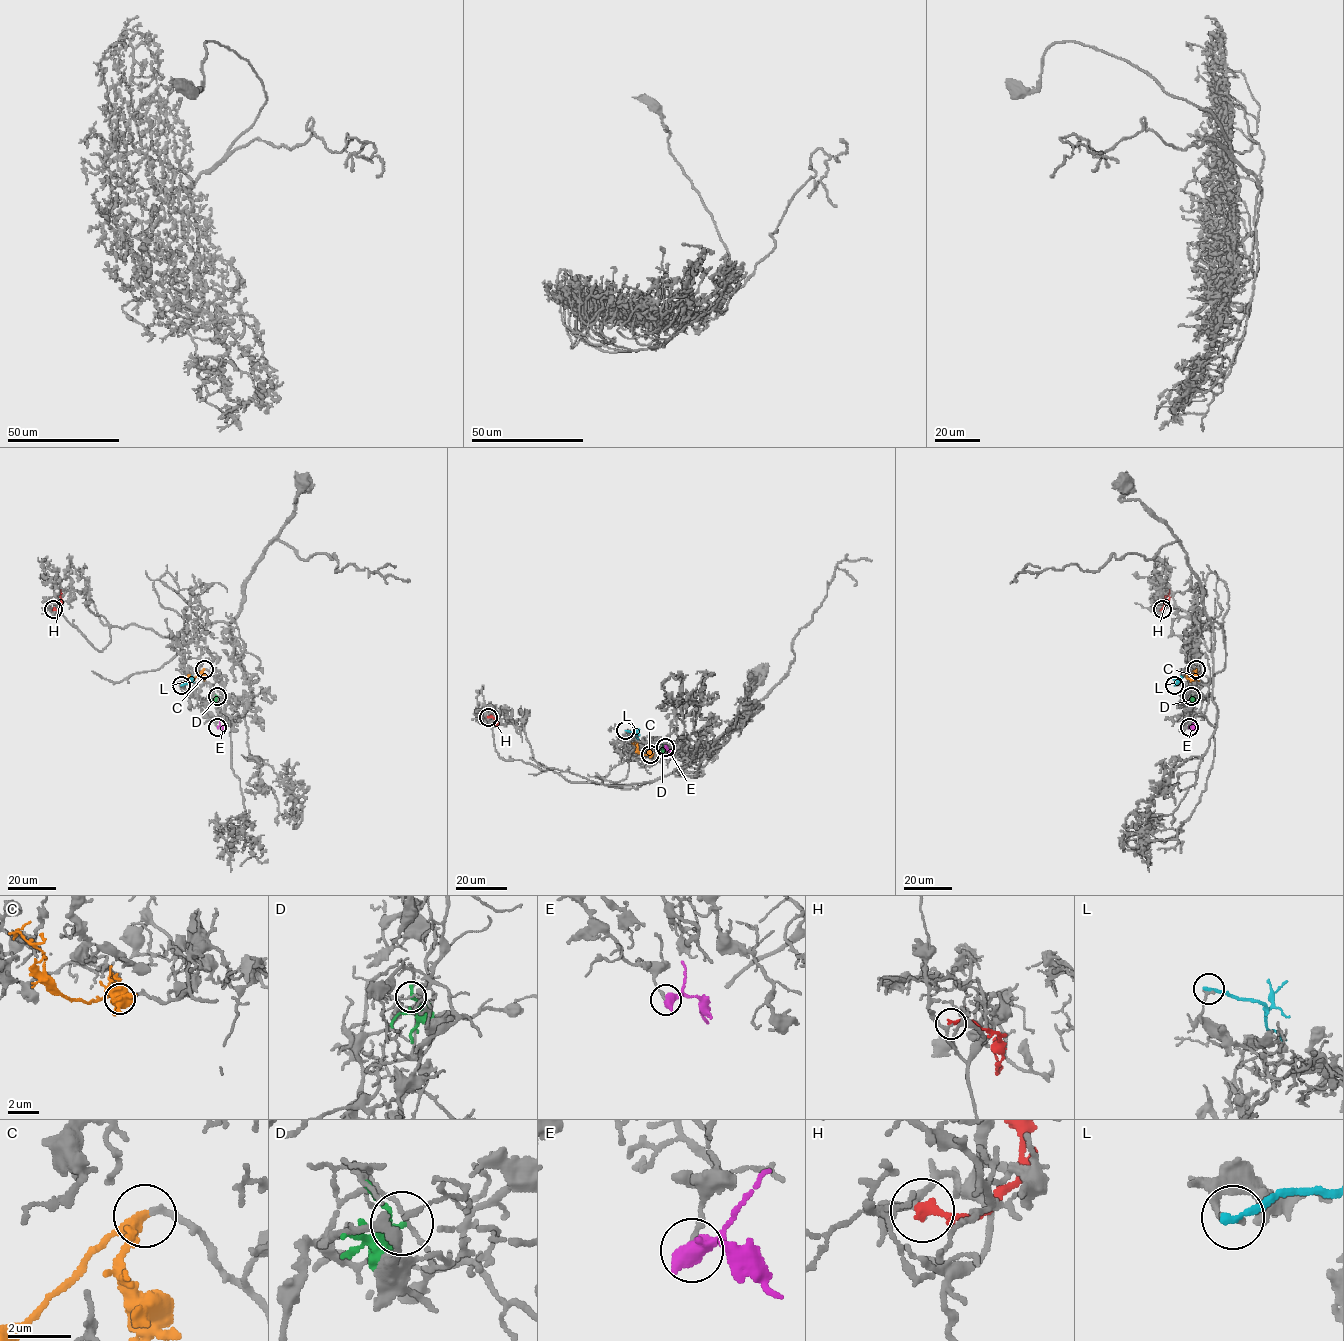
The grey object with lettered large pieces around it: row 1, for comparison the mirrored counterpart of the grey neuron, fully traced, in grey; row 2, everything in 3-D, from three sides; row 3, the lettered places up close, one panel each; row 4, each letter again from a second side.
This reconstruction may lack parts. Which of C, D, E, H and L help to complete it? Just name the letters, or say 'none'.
C

